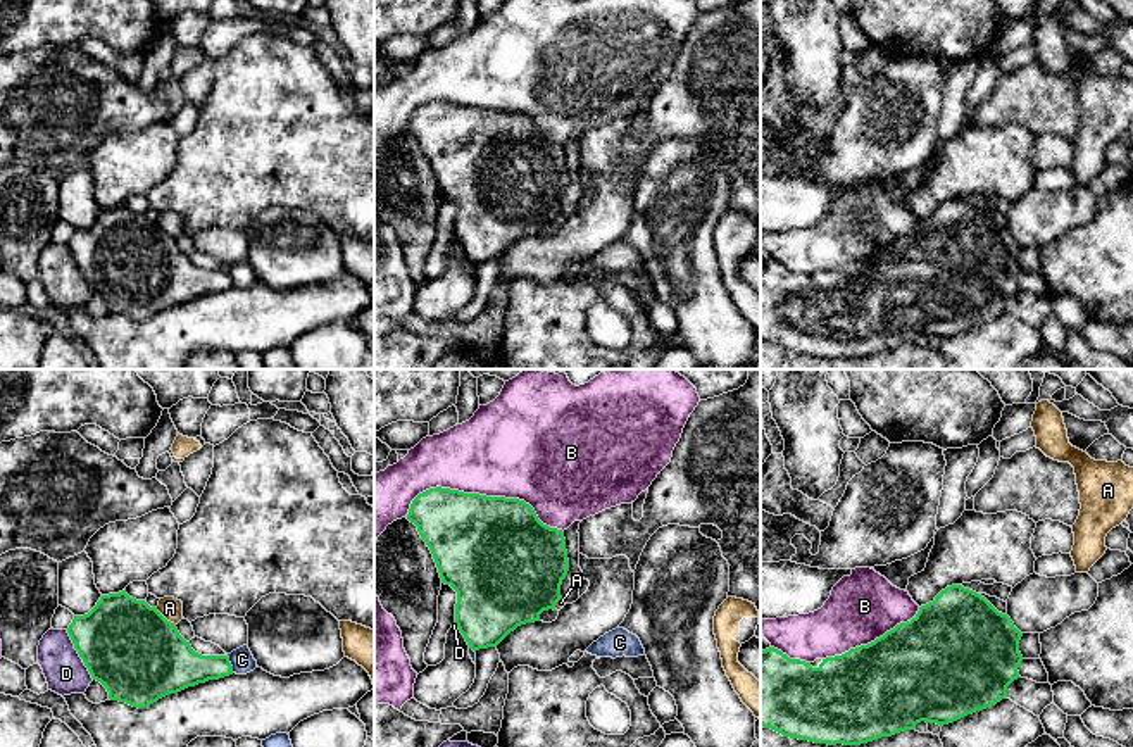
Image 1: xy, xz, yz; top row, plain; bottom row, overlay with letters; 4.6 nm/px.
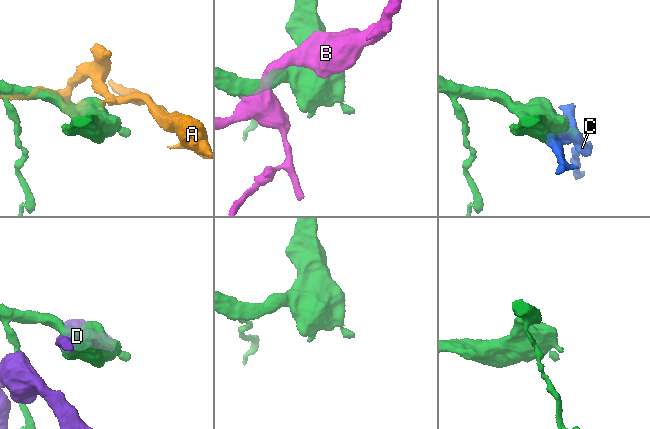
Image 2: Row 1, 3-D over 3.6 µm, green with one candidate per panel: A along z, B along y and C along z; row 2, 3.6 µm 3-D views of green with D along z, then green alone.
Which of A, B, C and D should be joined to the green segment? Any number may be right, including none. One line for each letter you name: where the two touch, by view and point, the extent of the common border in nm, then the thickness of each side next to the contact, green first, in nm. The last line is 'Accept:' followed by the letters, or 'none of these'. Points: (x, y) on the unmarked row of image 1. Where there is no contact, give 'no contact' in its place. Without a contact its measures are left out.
Accept: none of these

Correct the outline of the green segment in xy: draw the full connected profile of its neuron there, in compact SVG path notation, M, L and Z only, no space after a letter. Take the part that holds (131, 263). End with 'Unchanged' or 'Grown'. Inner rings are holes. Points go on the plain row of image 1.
M126 204L102 209L88 228L74 229L67 247L109 312L138 323L233 288L228 269L195 266L174 236Z. Unchanged

